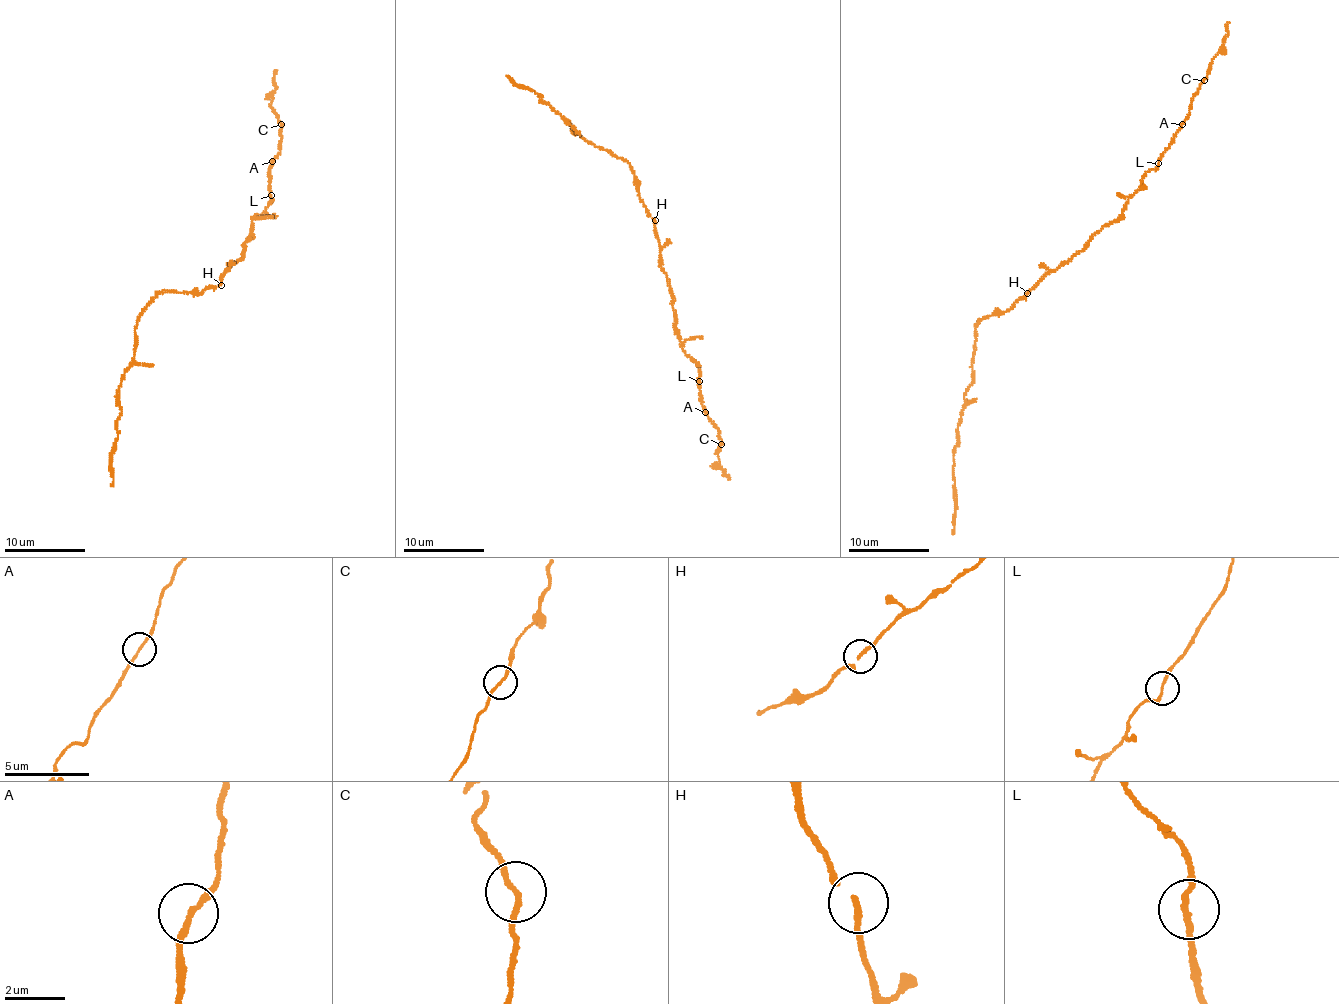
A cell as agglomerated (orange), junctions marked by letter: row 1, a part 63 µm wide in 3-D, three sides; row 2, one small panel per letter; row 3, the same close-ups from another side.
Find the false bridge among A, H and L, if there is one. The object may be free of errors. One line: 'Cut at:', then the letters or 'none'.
Cut at: none

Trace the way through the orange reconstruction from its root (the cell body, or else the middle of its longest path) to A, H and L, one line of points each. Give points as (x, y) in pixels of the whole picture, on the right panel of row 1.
A: (1047, 272), (1071, 261), (1092, 236), (1112, 224), (1137, 192), (1142, 178), (1158, 166), (1160, 154), (1181, 124)
H: (1047, 272), (1027, 293)
L: (1047, 272), (1055, 271), (1071, 261), (1092, 236), (1112, 224), (1126, 201), (1137, 192), (1142, 178), (1158, 163)

